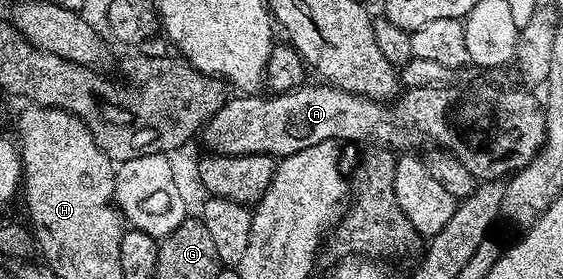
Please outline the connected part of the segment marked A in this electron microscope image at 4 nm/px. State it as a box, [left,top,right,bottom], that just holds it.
[200,82,546,180]

